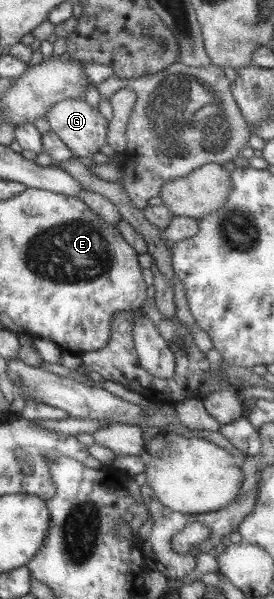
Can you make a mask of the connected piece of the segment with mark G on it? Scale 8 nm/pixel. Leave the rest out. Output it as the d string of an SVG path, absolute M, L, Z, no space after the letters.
M67 98L45 114L51 130L75 156L93 156L107 144L108 120L82 98Z

